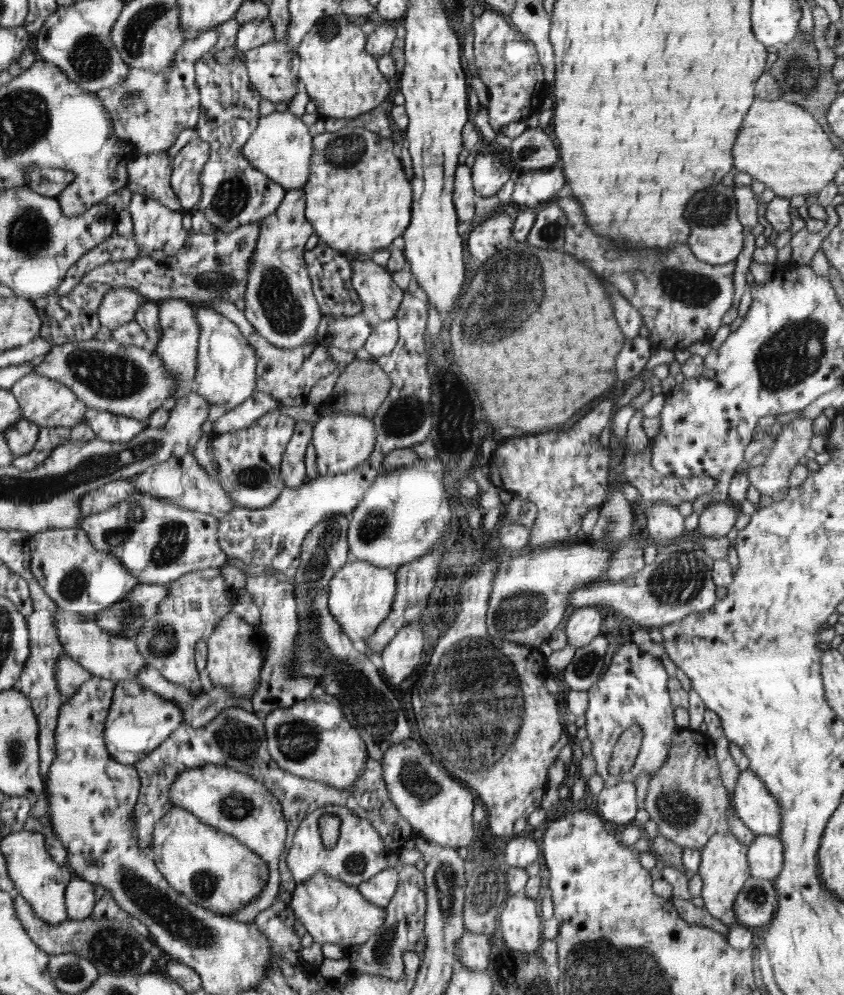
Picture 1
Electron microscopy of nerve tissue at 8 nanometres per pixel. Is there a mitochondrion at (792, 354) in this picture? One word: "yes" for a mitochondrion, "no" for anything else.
yes

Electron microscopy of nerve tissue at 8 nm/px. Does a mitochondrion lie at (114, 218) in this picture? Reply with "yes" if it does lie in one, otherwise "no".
no

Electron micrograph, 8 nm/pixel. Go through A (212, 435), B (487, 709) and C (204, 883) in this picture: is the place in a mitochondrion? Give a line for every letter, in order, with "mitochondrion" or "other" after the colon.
A: other
B: mitochondrion
C: mitochondrion

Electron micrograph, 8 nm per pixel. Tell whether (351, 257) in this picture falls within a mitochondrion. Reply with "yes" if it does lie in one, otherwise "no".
no

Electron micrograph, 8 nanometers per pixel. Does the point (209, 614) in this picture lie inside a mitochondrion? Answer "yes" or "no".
no

